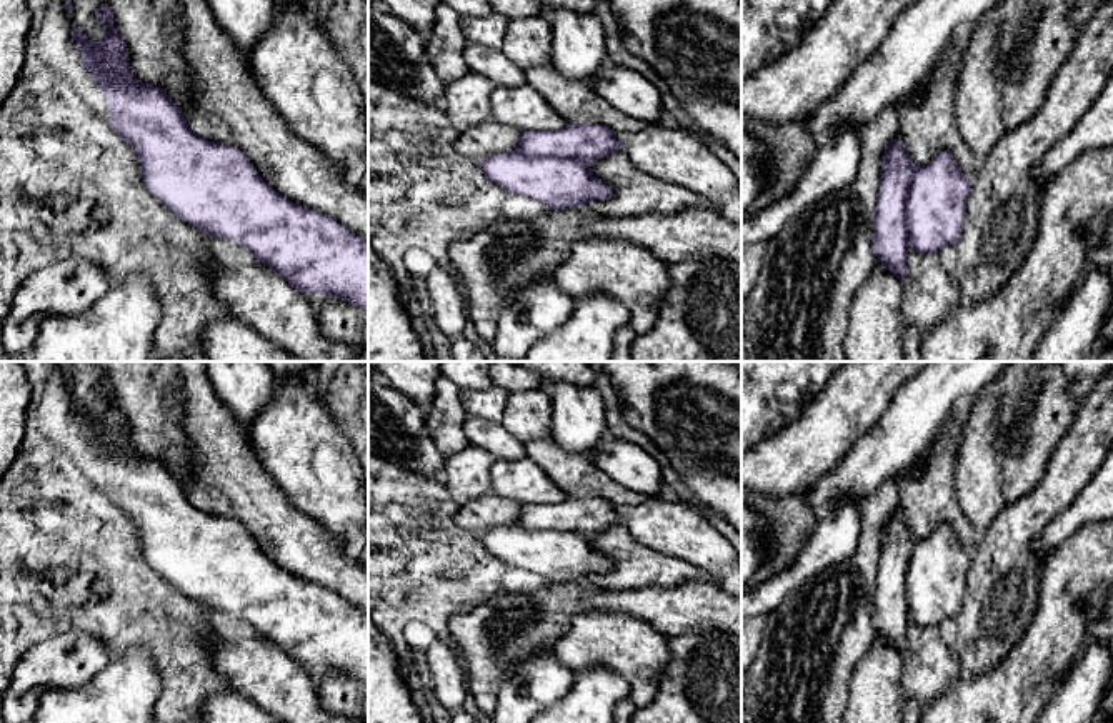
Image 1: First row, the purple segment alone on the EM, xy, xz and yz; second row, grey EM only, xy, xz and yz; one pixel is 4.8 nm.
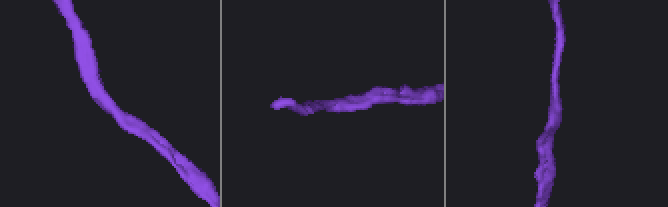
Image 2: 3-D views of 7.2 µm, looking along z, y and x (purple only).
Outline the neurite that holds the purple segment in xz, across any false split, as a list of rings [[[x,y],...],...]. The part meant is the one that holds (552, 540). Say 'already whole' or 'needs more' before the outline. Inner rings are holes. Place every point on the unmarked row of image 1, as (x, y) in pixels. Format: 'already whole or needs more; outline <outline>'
already whole; outline [[[566,498],[522,505],[513,525],[478,535],[487,551],[508,566],[565,583],[613,568],[593,550],[590,536],[618,523],[616,506],[603,498]]]

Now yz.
already whole; outline [[[891,513],[883,526],[883,538],[880,545],[878,571],[875,578],[873,593],[873,626],[886,643],[890,643],[900,655],[906,650],[906,628],[913,620],[918,626],[938,626],[945,618],[956,618],[965,601],[965,588],[968,580],[968,568],[971,555],[958,540],[950,525],[941,525],[930,536],[916,540],[911,536],[901,513]]]

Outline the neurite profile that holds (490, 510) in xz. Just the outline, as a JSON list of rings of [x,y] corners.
[[[490,491],[478,500],[460,505],[455,523],[467,531],[483,533],[502,525],[513,525],[520,510],[522,503]]]

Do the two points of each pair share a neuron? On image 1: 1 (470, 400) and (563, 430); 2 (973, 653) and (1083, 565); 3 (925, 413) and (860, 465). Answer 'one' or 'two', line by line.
1: two
2: two
3: one

